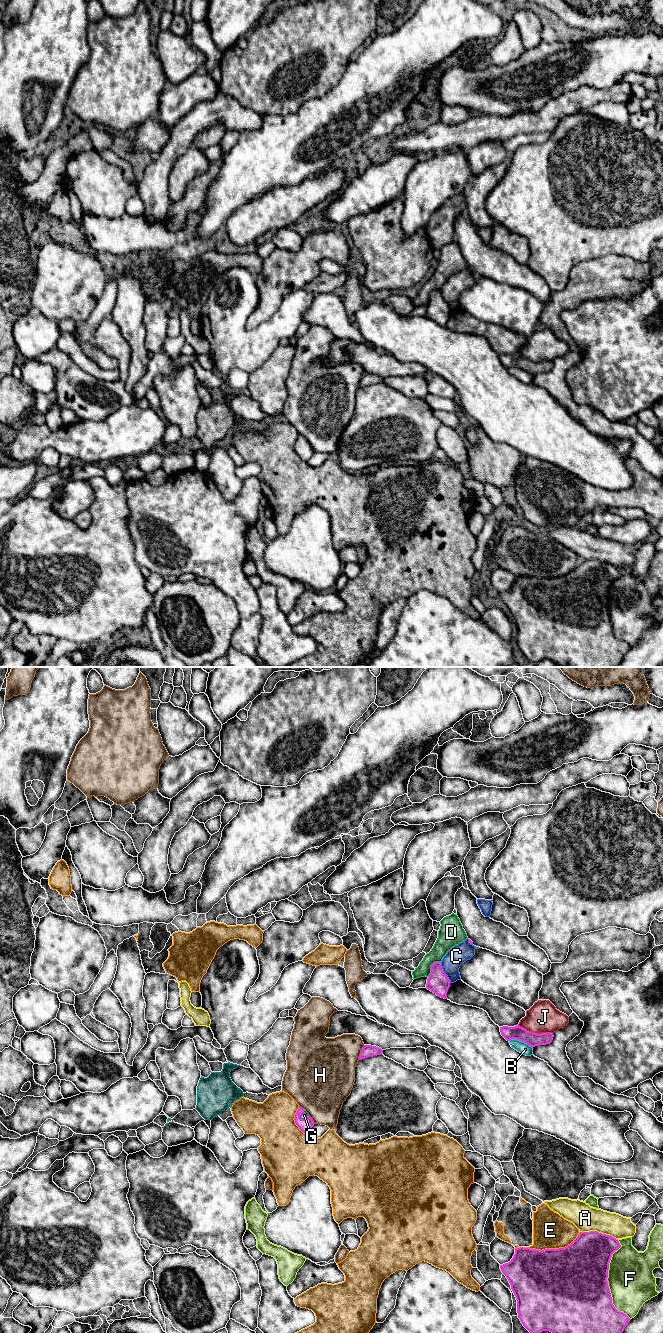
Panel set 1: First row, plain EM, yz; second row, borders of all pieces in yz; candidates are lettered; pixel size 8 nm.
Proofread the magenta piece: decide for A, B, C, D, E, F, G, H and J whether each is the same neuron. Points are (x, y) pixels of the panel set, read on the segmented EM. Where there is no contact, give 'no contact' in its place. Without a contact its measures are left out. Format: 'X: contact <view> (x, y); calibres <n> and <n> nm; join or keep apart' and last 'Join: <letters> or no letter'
A: contact yz (598, 1232); calibres 380 and 200 nm; keep apart
B: contact yz (521, 1040); calibres 110 and 90 nm; keep apart
C: contact yz (443, 972); calibres 170 and 160 nm; keep apart
D: contact yz (431, 967); calibres 170 and 150 nm; keep apart
E: contact yz (551, 1249); calibres 500 and 280 nm; keep apart
F: contact yz (607, 1281); calibres 500 and 360 nm; keep apart
G: contact yz (301, 1114); calibres 110 and 50 nm; join
H: contact yz (361, 1052); calibres 100 and 380 nm; keep apart
J: contact yz (535, 1033); calibres 110 and 260 nm; keep apart
Join: G

